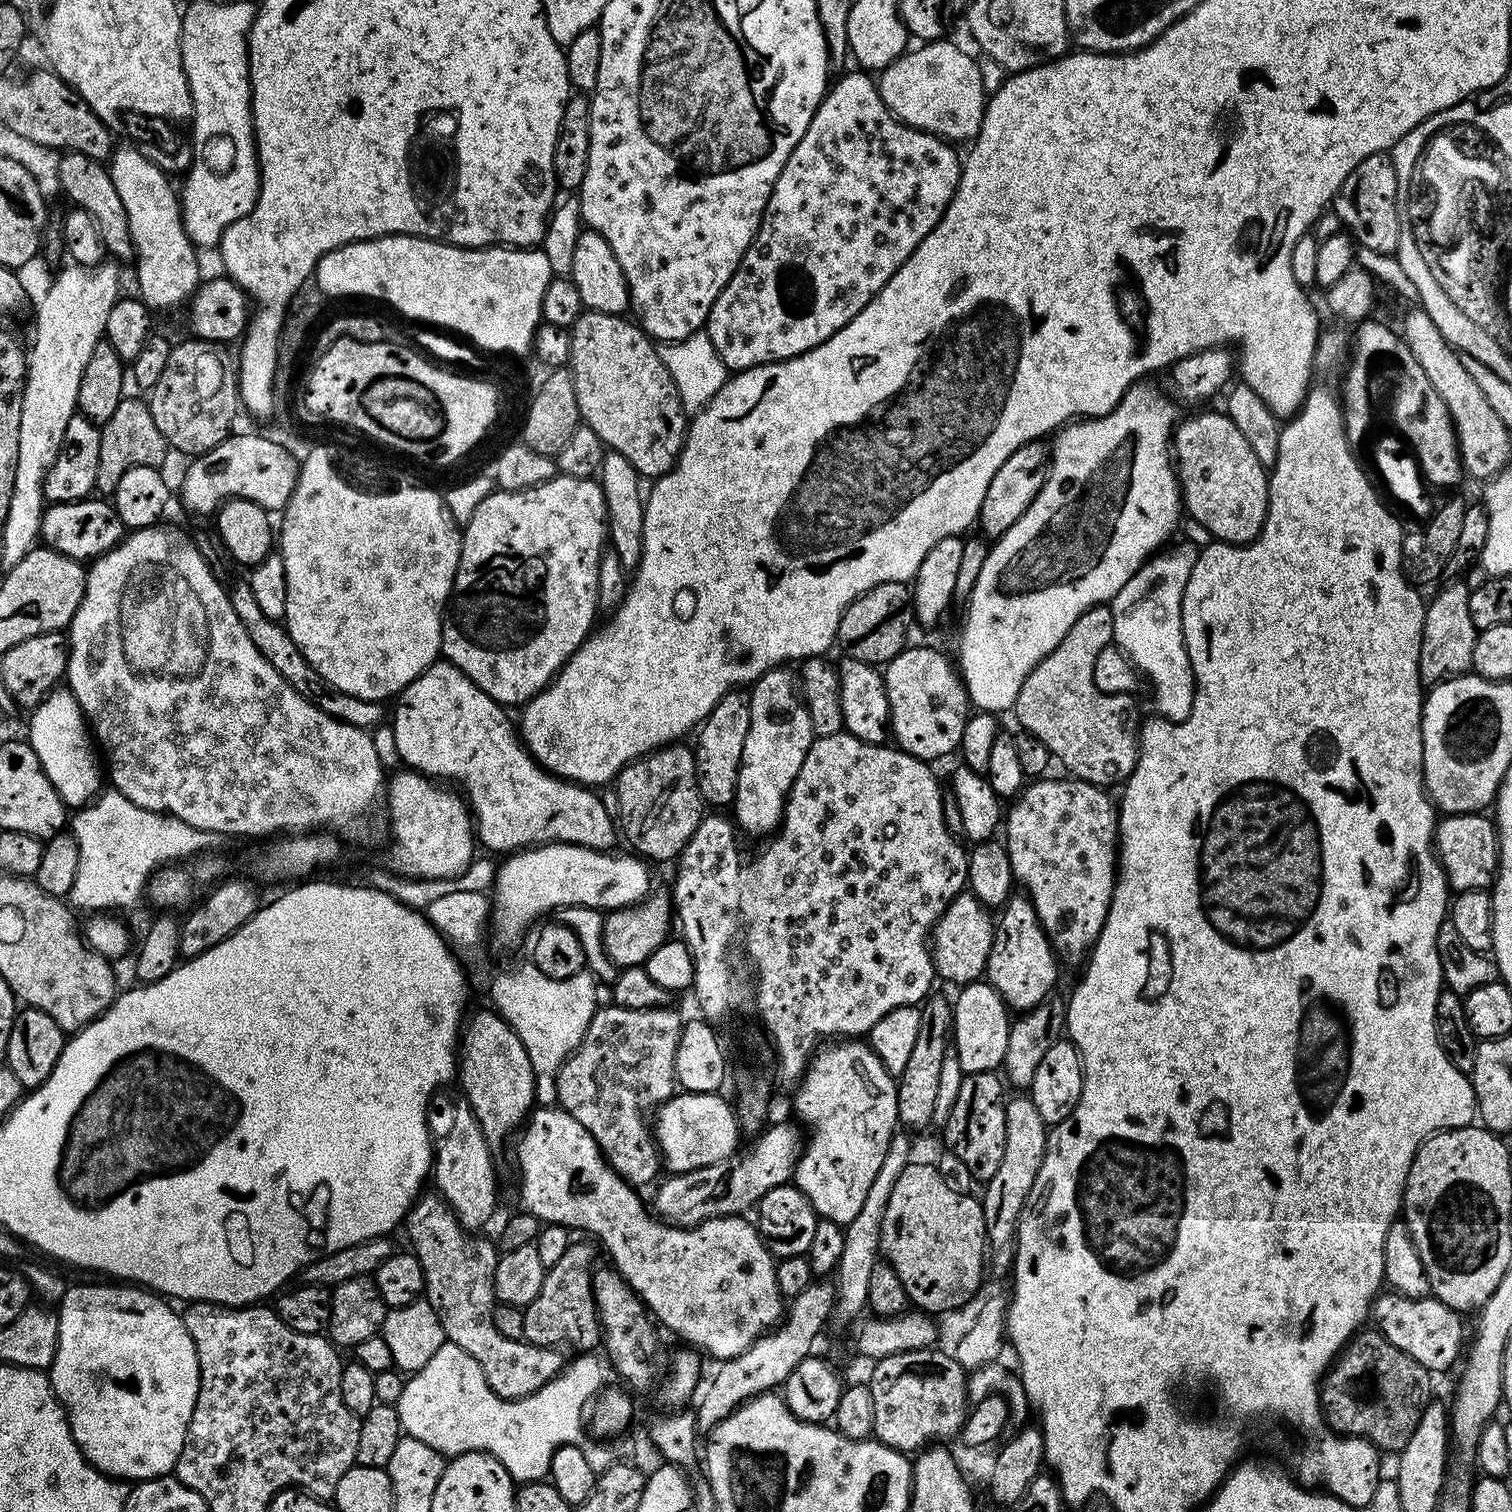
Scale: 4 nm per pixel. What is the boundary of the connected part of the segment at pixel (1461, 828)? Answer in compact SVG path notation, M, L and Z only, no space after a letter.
M1454 812L1437 819L1434 851L1453 893L1479 888L1488 890L1496 879L1500 866L1500 837L1495 823L1486 817L1479 812Z

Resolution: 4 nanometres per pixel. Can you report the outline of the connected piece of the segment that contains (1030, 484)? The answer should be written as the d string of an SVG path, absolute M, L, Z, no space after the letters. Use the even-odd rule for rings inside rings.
M1043 439L1032 440L1029 444L1023 444L1002 466L998 466L994 478L990 478L990 486L986 490L986 498L982 498L980 515L978 517L978 528L985 537L998 538L1026 514L1030 502L1042 490L1044 479L1048 476L1048 465L1050 463L1050 451L1044 445ZM981 528L981 529L980 529Z

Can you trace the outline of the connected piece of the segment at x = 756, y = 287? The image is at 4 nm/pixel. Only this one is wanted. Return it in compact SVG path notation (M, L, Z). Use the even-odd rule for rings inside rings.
M855 70L855 71L856 71L856 72L848 72L848 71L845 71L845 72L844 72L844 73L843 73L843 75L844 75L844 74L845 74L845 76L844 76L844 77L842 77L842 78L841 78L841 80L840 80L840 81L838 81L838 82L837 82L837 84L836 84L836 81L835 81L835 83L833 83L833 84L832 84L832 85L831 85L831 87L829 87L829 89L828 89L828 91L827 91L827 92L825 92L825 94L824 94L824 99L823 99L823 100L821 100L821 102L820 102L820 105L819 105L819 106L818 106L818 110L817 110L817 111L816 111L816 113L815 113L815 114L814 114L814 118L813 118L813 119L812 119L812 121L811 121L811 122L810 122L810 126L806 126L806 134L802 134L802 138L801 138L801 139L800 139L800 141L799 141L799 142L798 142L798 146L794 146L794 150L793 150L793 151L792 151L792 153L791 153L791 154L790 154L790 158L786 158L786 166L782 166L782 174L778 174L778 178L777 178L777 179L776 179L776 181L775 181L775 182L774 182L774 186L773 186L773 187L772 187L772 193L771 193L771 194L770 194L770 198L769 198L769 199L768 199L768 205L767 205L767 206L766 206L766 210L765 210L765 211L764 211L764 217L763 217L763 218L761 218L761 219L760 219L760 228L759 228L759 229L758 229L758 231L757 231L757 232L756 232L756 237L754 237L754 239L752 239L752 241L751 241L751 242L750 242L750 246L749 246L749 247L748 247L748 249L747 249L747 250L746 250L746 254L745 254L745 255L744 255L744 257L743 257L743 258L742 258L742 262L741 262L741 263L740 263L740 265L739 265L739 266L738 266L738 270L734 270L734 274L733 274L733 275L732 275L732 277L731 277L731 278L730 278L730 282L726 282L726 286L725 286L725 287L724 287L724 289L723 289L723 290L722 290L722 294L718 294L718 298L717 298L717 299L716 299L716 301L715 301L715 302L714 302L714 306L713 306L713 307L712 307L712 309L711 309L711 310L710 310L710 314L709 314L709 315L708 315L708 322L707 322L707 325L706 325L706 331L707 331L707 333L708 333L708 336L709 336L709 338L710 338L710 342L712 342L712 343L713 343L713 346L714 346L714 350L716 350L716 351L717 351L717 354L718 354L718 358L720 358L720 359L721 359L721 360L722 360L722 362L723 362L723 363L724 363L724 364L725 364L725 366L726 366L726 368L727 368L727 369L728 369L728 370L731 370L731 371L732 371L732 372L733 372L733 373L738 373L738 372L744 372L744 371L746 371L746 370L747 370L747 369L748 369L748 368L757 368L757 367L758 367L758 366L762 366L762 365L763 365L763 364L777 364L777 362L779 362L779 361L780 361L780 360L789 360L789 359L790 359L790 358L794 358L794 357L795 357L795 356L800 356L800 355L801 355L801 354L803 354L803 352L808 352L808 351L809 351L809 350L811 350L811 349L812 349L812 348L813 348L813 347L814 347L814 346L818 346L818 345L819 345L819 344L825 344L825 343L826 343L826 341L827 341L827 340L829 340L829 338L831 338L831 337L832 337L832 336L833 336L833 335L834 335L834 333L835 333L835 332L837 332L837 331L838 331L838 330L842 330L842 326L846 326L846 325L847 325L847 324L848 324L848 322L849 322L849 317L853 317L853 316L856 316L856 315L858 315L858 314L859 314L859 312L861 312L861 310L862 310L862 309L863 309L863 308L864 308L864 307L865 307L865 306L866 306L866 305L867 305L867 304L869 304L869 302L871 302L871 301L872 301L872 299L874 299L874 297L876 297L876 295L877 295L877 294L878 294L878 290L882 290L882 286L886 286L886 282L890 282L890 278L894 278L894 274L895 274L895 273L896 273L896 271L898 271L898 270L899 270L899 269L900 269L900 268L901 268L901 266L902 266L902 265L903 265L903 264L905 264L905 263L906 263L906 262L907 262L907 261L908 261L908 259L909 259L909 258L910 258L910 254L914 254L914 250L915 250L915 249L916 249L916 248L917 248L917 247L918 247L918 245L919 245L919 244L920 244L920 243L921 243L921 242L922 242L922 238L926 238L926 234L930 234L930 233L931 233L931 232L932 232L932 231L933 231L933 230L934 230L934 226L938 226L938 222L939 222L939 221L940 221L940 219L941 219L941 218L942 218L942 214L943 214L943 213L944 213L944 211L945 211L945 210L946 210L946 209L948 209L948 207L949 207L949 206L950 206L950 202L951 202L951 201L952 201L952 199L953 199L953 198L954 198L954 194L955 194L955 193L956 193L956 187L957 187L957 186L958 186L958 182L959 182L959 181L960 181L960 169L961 169L961 167L962 167L962 156L961 156L961 153L959 153L959 154L958 154L958 153L956 153L956 152L955 152L955 150L954 150L954 149L952 149L952 148L955 148L955 147L953 147L953 145L952 145L952 144L951 144L951 143L949 143L949 141L946 141L946 140L942 140L942 139L940 139L940 137L938 137L938 136L935 136L935 135L934 135L934 133L932 133L932 132L924 132L924 131L922 131L922 129L921 129L921 128L911 128L911 127L910 127L910 125L909 125L909 124L903 124L903 123L902 123L902 121L900 121L900 120L899 120L899 118L897 118L897 117L896 117L896 116L895 116L895 114L893 114L893 112L892 112L892 111L891 111L891 110L890 110L890 109L888 109L888 107L887 107L887 106L886 106L886 102L882 102L882 98L881 98L881 97L880 97L880 90L879 90L879 87L878 87L878 84L877 84L877 81L876 81L876 80L875 80L875 79L873 79L873 77L872 77L872 80L871 80L871 78L870 78L870 77L868 77L868 76L871 76L871 75L869 75L869 73L868 73L868 72L867 72L867 71L864 71L864 70ZM840 299L844 299L844 300L845 300L845 302L846 302L846 303L848 303L848 313L847 313L847 315L848 315L848 316L849 316L849 317L848 317L848 316L847 316L847 315L845 315L845 316L844 316L844 312L843 312L843 310L842 310L842 309L840 309Z

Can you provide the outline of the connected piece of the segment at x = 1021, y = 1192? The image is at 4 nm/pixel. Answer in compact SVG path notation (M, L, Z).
M1016 1094L1004 1106L1006 1114L1006 1146L1002 1150L1002 1162L998 1162L998 1170L983 1185L982 1203L985 1217L1012 1216L1018 1218L1024 1209L1026 1198L1034 1186L1034 1178L1038 1178L1038 1170L1042 1170L1042 1158L1046 1154L1049 1129L1042 1122L1042 1114L1038 1114L1031 1095Z

